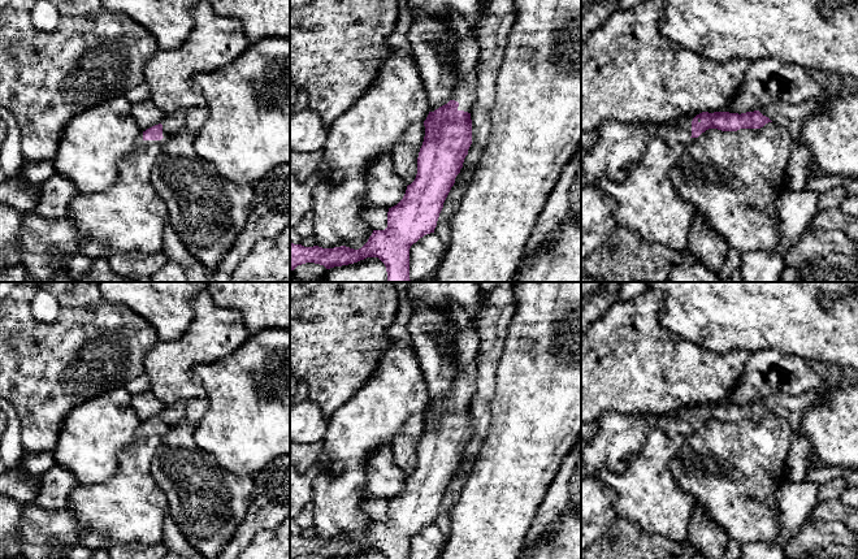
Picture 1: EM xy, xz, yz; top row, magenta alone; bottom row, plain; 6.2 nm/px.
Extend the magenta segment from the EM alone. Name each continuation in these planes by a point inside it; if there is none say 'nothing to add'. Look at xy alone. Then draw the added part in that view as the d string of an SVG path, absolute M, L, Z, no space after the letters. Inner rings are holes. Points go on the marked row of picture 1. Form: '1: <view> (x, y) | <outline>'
1: xy (172, 124) | M186 109L177 110L173 114L165 114L162 121L162 136L169 138L185 127Z

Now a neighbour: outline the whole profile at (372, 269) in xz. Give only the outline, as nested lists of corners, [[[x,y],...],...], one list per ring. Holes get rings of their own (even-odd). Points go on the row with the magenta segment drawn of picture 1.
[[[367,257],[354,264],[328,269],[322,282],[387,282],[387,272],[378,257]]]

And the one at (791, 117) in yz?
[[[810,99],[801,104],[779,104],[758,109],[763,116],[772,122],[784,126],[792,135],[792,142],[800,142],[800,134],[803,120],[822,109],[819,99]]]

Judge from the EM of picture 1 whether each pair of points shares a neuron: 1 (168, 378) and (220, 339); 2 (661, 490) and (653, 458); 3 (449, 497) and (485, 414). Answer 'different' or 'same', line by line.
1: same
2: same
3: same

